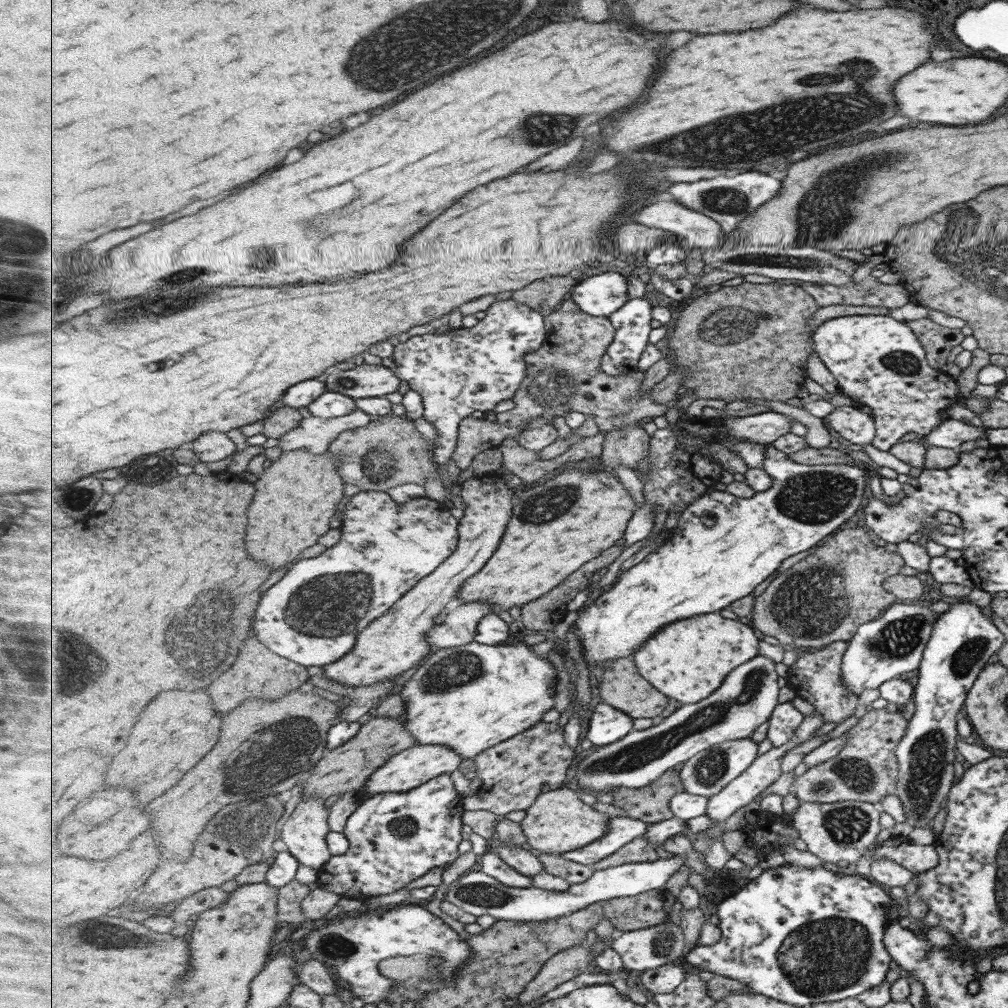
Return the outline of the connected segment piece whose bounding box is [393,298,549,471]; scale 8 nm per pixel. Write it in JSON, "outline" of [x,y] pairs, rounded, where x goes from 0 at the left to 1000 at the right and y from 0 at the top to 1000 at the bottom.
{"outline":[[[505,296],[489,300],[482,308],[482,313],[470,324],[447,326],[440,331],[416,331],[402,340],[393,343],[391,350],[391,369],[399,379],[404,379],[408,386],[416,389],[421,395],[421,415],[430,421],[434,435],[430,437],[430,457],[438,467],[448,458],[455,437],[457,418],[465,415],[469,409],[481,410],[491,407],[499,397],[509,396],[520,379],[524,376],[524,351],[539,345],[545,331],[541,327],[541,313],[537,309],[513,297]]]}

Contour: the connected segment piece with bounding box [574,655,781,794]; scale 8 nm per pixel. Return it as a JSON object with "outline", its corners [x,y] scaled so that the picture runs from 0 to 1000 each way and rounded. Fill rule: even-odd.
{"outline":[[[751,651],[739,661],[731,663],[719,681],[701,692],[699,696],[676,699],[670,706],[659,713],[657,717],[643,723],[628,725],[615,735],[591,742],[578,753],[570,764],[574,784],[590,788],[605,787],[608,782],[640,782],[654,774],[663,764],[686,754],[689,748],[695,747],[705,740],[745,732],[745,728],[763,716],[773,699],[775,681],[771,657]]]}

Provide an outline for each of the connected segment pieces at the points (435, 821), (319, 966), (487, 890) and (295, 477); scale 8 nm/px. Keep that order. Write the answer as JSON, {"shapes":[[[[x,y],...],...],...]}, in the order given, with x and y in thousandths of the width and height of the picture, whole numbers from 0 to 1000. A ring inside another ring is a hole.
{"shapes":[[[[441,767],[406,786],[380,786],[361,793],[354,805],[347,810],[342,828],[347,834],[347,843],[340,848],[329,849],[316,862],[316,881],[354,893],[390,887],[402,881],[406,875],[422,869],[426,863],[443,861],[455,851],[455,839],[459,834],[461,800],[459,790],[453,786],[447,767]]],[[[305,951],[297,956],[297,974],[317,987],[336,986],[336,974],[320,954]]],[[[675,848],[650,855],[626,856],[603,862],[596,862],[588,867],[585,873],[576,878],[567,878],[562,885],[541,883],[537,881],[508,881],[498,877],[495,873],[476,864],[460,866],[455,875],[443,885],[440,891],[451,896],[455,901],[471,907],[471,909],[485,909],[495,913],[511,913],[511,915],[543,914],[558,909],[564,909],[581,902],[587,897],[603,894],[609,891],[630,889],[644,886],[646,883],[660,883],[662,873],[668,867],[682,858],[682,854]]],[[[301,444],[280,448],[263,465],[253,479],[255,494],[247,504],[245,546],[251,556],[277,565],[291,560],[305,544],[315,541],[318,532],[327,527],[332,502],[342,492],[340,476],[332,466],[335,454],[326,446],[322,450],[311,450]]]]}

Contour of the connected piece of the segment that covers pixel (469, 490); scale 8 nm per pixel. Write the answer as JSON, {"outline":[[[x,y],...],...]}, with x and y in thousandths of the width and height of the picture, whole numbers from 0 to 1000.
{"outline":[[[481,469],[455,479],[455,482],[458,484],[456,492],[462,504],[455,517],[456,540],[453,546],[432,567],[414,577],[385,608],[366,619],[354,631],[354,639],[344,651],[321,661],[318,669],[320,673],[350,683],[370,681],[376,677],[390,675],[396,669],[407,669],[430,647],[430,641],[424,637],[426,625],[435,621],[430,614],[441,603],[452,599],[453,590],[457,589],[461,576],[481,563],[485,555],[496,544],[505,517],[510,512],[512,486],[503,484],[493,469]]]}

